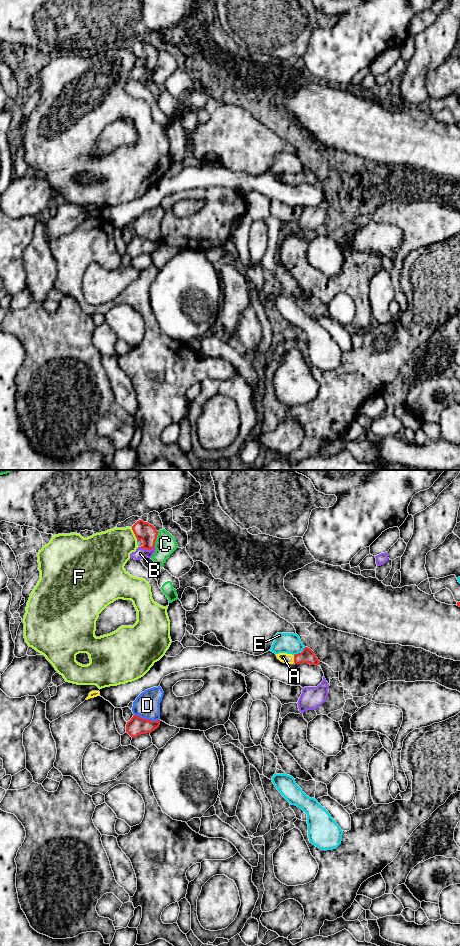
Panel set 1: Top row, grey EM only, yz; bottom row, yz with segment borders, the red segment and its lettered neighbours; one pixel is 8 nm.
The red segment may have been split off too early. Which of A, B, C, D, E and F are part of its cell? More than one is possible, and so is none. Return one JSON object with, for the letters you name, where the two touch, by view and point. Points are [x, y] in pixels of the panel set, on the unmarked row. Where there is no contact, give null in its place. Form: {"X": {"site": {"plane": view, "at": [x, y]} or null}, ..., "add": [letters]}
{"A": {"site": {"plane": "yz", "at": [294, 179]}}, "add": ["A"]}

